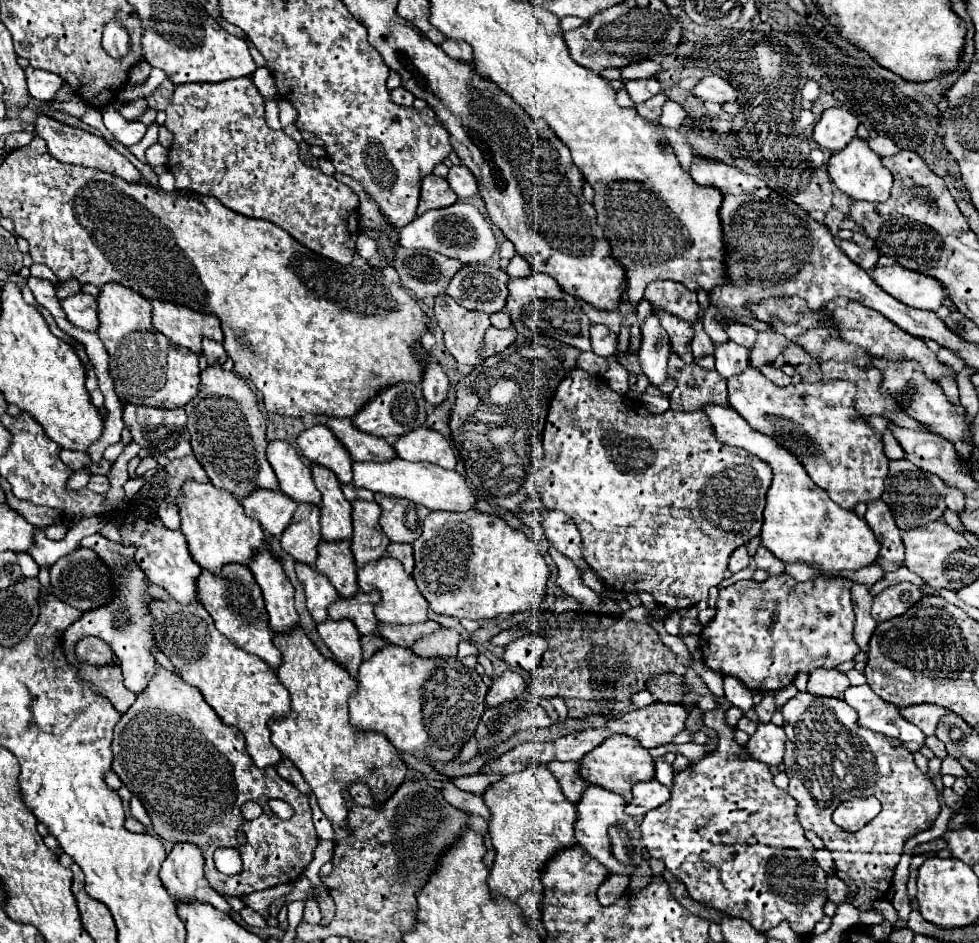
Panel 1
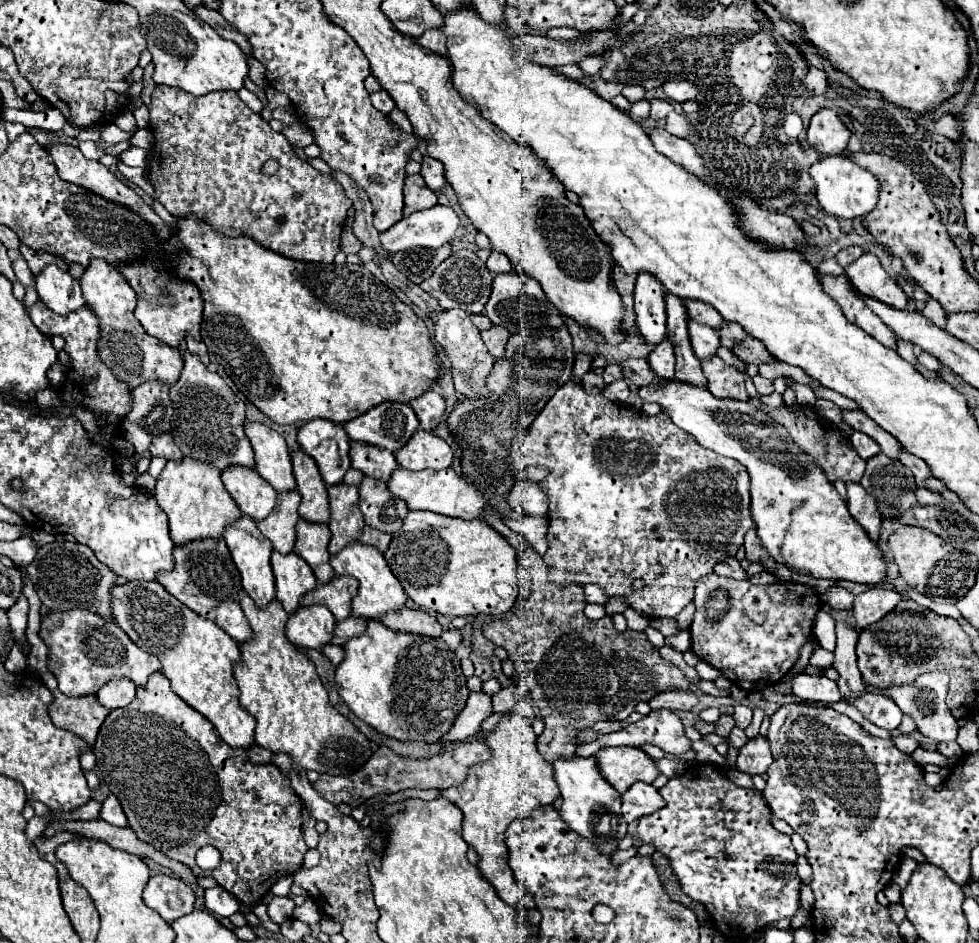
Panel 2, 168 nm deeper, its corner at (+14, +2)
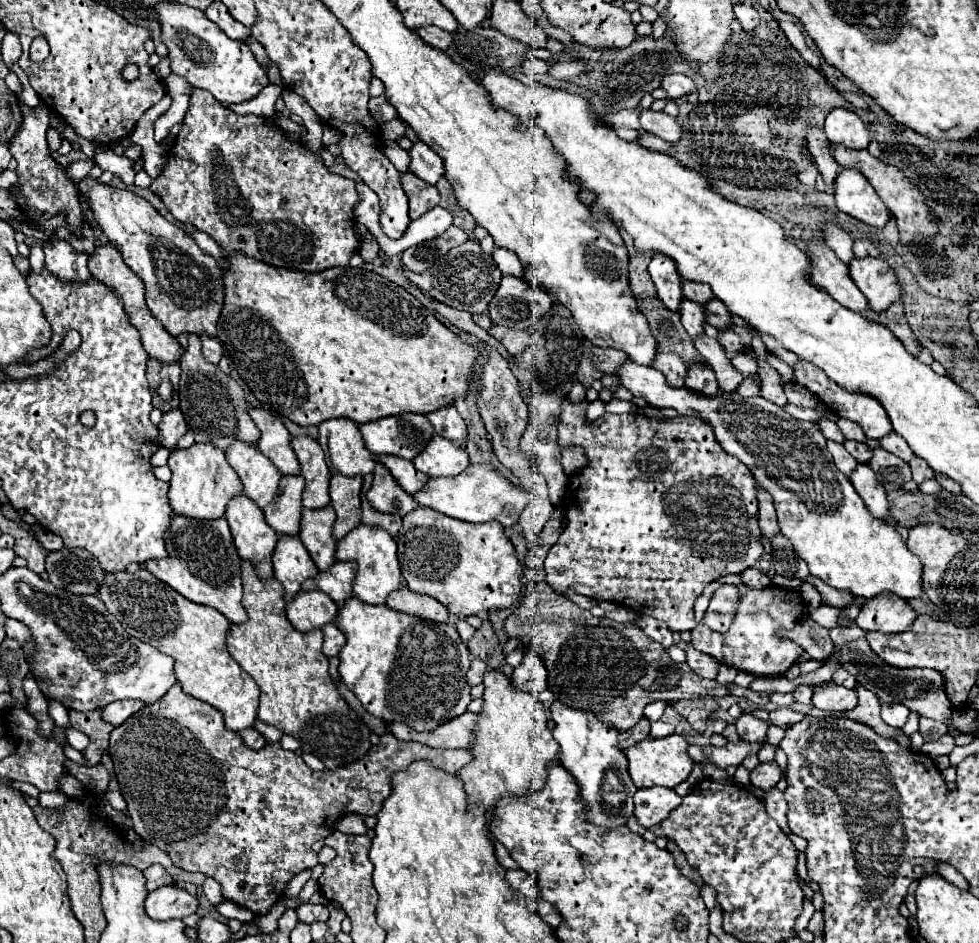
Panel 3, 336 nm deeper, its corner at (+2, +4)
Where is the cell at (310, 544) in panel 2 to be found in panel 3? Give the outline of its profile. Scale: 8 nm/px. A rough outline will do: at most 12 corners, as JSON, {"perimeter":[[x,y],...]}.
{"perimeter":[[332,506],[302,510],[300,540],[318,570],[336,560]]}

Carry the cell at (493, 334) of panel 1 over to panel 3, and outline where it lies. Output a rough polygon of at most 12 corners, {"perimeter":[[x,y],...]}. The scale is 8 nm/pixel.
{"perimeter":[[492,326],[488,334],[502,342],[510,356],[528,346],[528,332]]}

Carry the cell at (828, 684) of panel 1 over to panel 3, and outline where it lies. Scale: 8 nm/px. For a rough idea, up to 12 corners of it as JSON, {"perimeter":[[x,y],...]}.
{"perimeter":[[834,682],[814,688],[818,710],[844,712],[858,704],[854,690]]}

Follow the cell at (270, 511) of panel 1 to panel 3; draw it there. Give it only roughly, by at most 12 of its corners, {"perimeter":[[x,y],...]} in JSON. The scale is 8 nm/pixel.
{"perimeter":[[232,442],[226,460],[260,508],[282,474],[254,444]]}

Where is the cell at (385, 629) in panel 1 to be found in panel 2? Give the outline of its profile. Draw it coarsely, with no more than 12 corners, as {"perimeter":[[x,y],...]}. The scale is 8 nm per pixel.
{"perimeter":[[350,616],[336,624],[334,644],[360,636],[368,620]]}

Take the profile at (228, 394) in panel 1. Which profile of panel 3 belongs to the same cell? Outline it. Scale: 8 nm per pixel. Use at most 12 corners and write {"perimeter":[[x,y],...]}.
{"perimeter":[[188,334],[180,410],[196,442],[256,444],[244,390]]}

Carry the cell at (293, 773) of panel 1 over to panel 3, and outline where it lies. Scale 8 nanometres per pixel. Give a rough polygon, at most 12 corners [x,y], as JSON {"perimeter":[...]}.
{"perimeter":[[254,728],[238,732],[248,748],[266,746],[264,736]]}

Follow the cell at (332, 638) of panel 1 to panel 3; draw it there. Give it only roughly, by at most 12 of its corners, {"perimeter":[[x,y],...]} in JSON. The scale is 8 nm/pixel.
{"perimeter":[[300,590],[286,618],[300,632],[334,622],[338,606],[320,590]]}

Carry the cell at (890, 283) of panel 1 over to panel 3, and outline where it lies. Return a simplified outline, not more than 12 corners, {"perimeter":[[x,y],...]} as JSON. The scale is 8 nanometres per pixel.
{"perimeter":[[852,258],[848,270],[874,312],[900,298],[882,258]]}

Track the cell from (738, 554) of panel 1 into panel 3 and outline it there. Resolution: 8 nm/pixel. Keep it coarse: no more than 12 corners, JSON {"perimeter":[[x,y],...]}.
{"perimeter":[[756,568],[740,574],[742,584],[762,590],[770,586],[770,578]]}

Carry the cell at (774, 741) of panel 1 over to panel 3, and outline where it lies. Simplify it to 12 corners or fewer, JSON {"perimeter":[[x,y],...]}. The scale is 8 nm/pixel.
{"perimeter":[[776,762],[750,772],[752,786],[768,792],[780,782]]}

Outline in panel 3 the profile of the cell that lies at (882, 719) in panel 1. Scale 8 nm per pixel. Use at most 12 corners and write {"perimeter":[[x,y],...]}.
{"perimeter":[[882,704],[882,720],[902,728],[910,710],[902,704]]}

